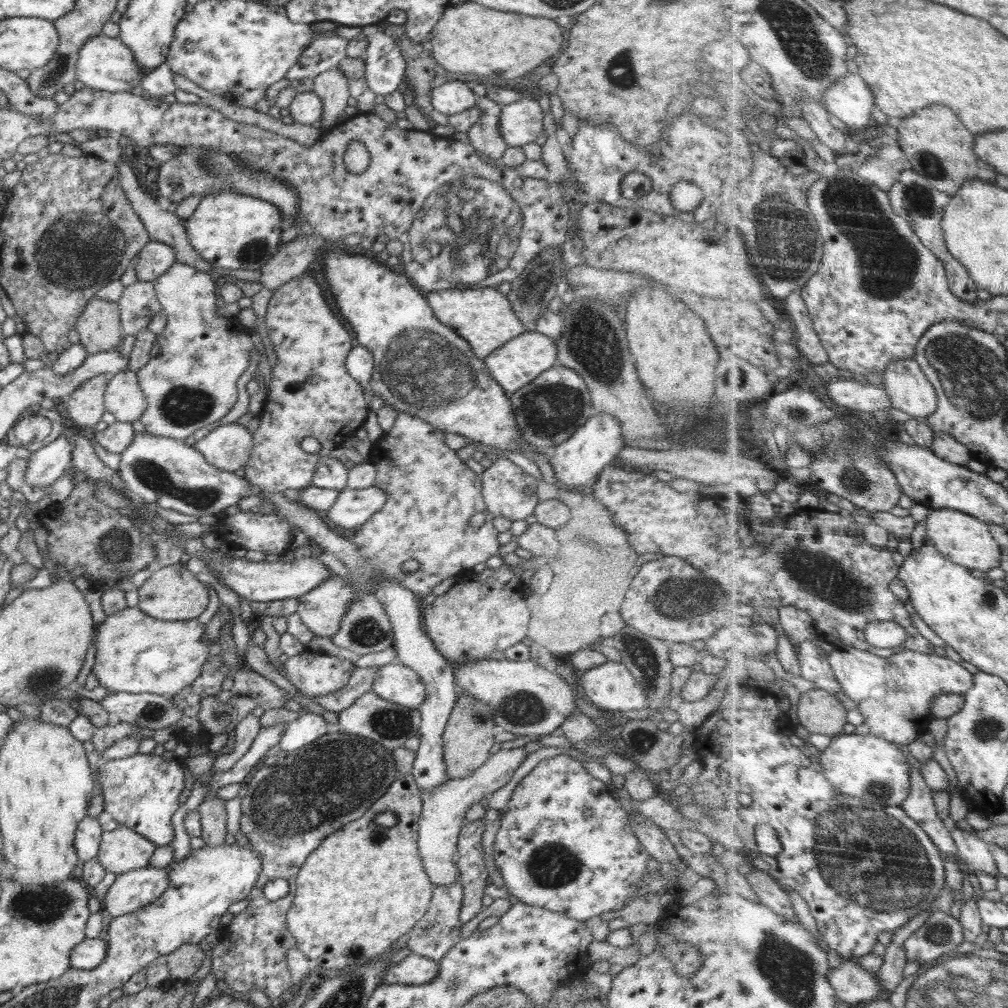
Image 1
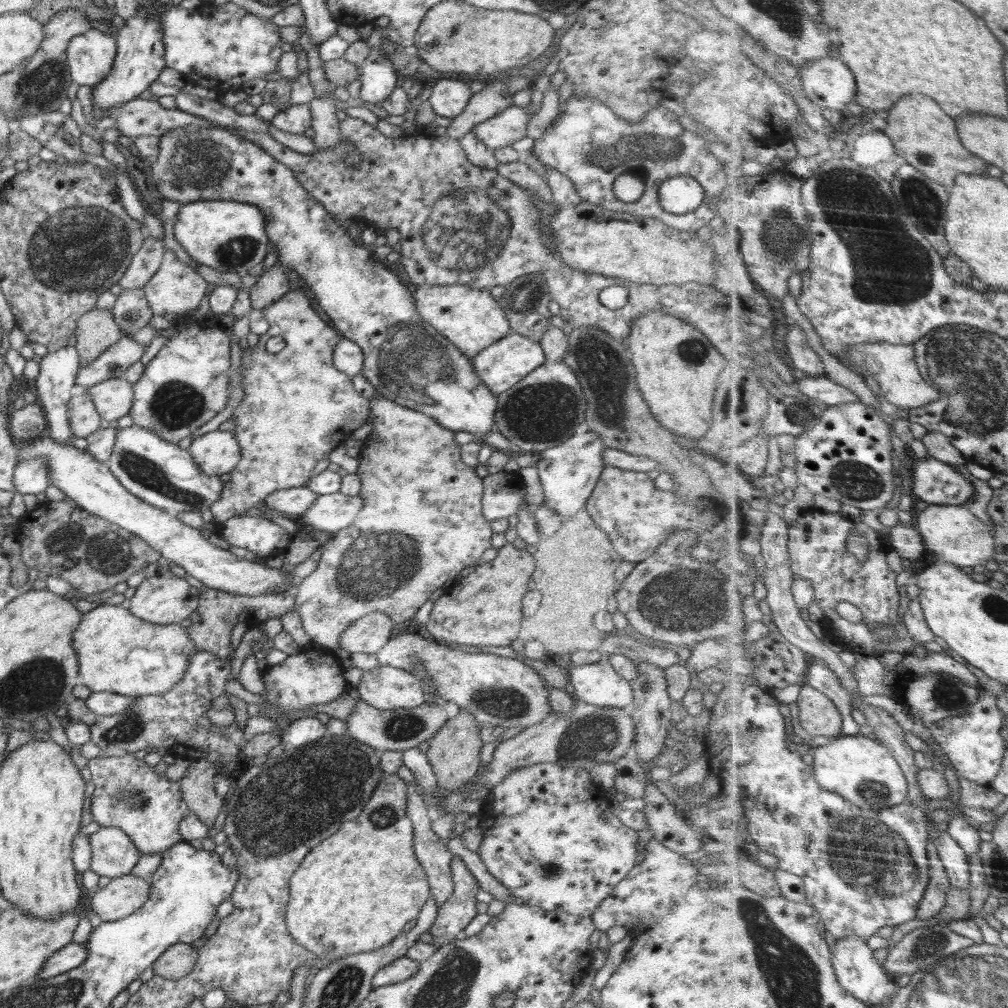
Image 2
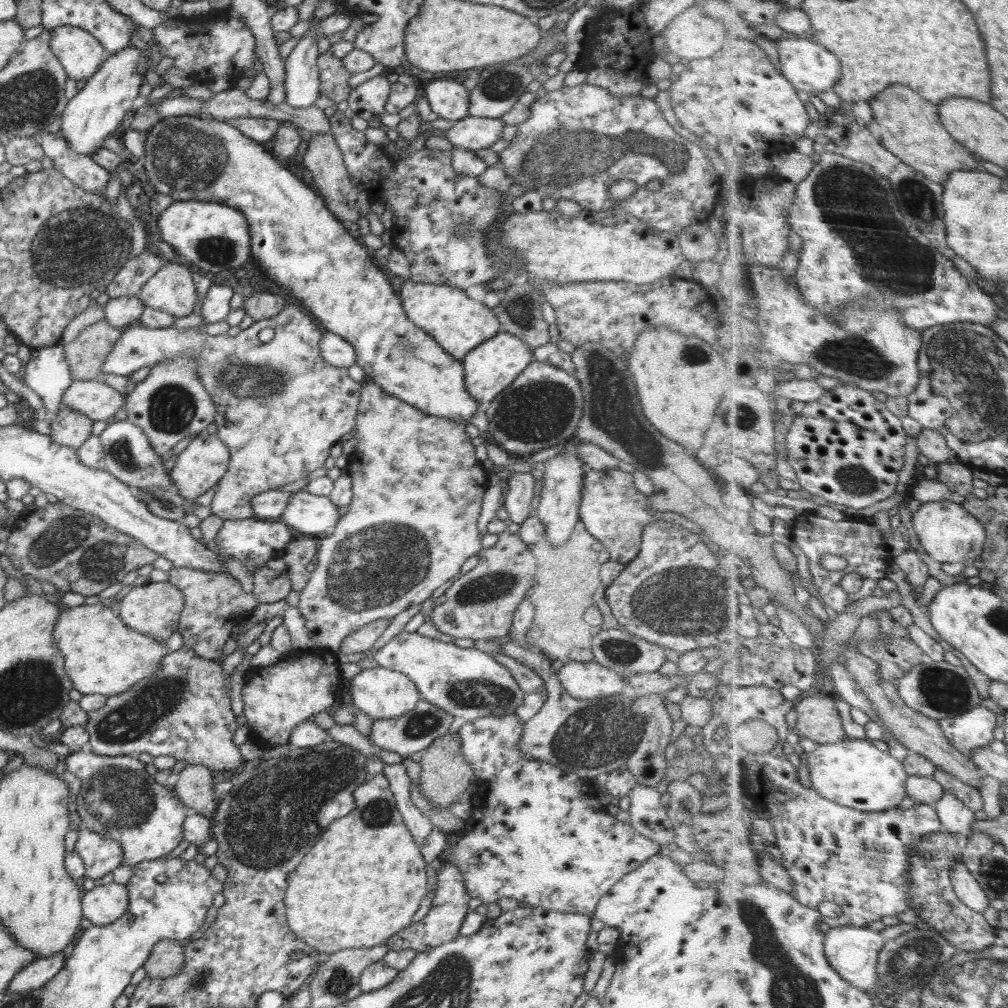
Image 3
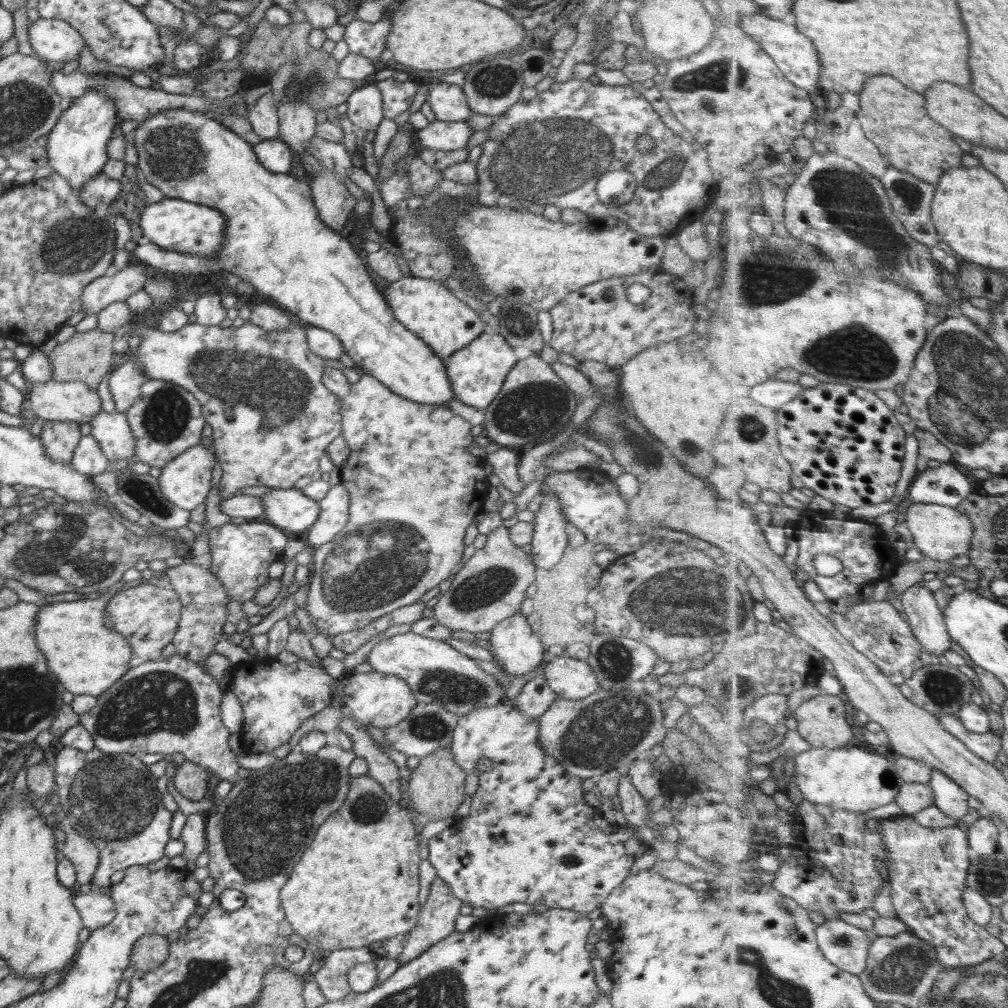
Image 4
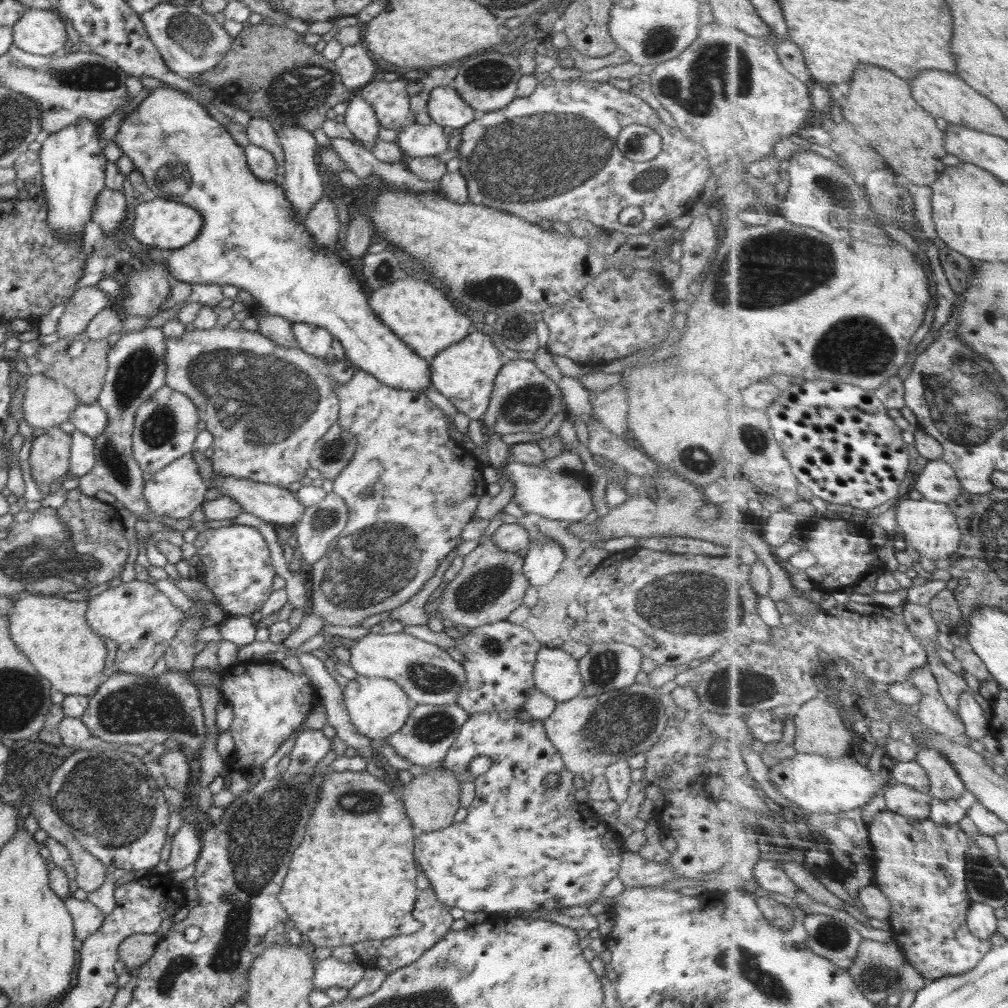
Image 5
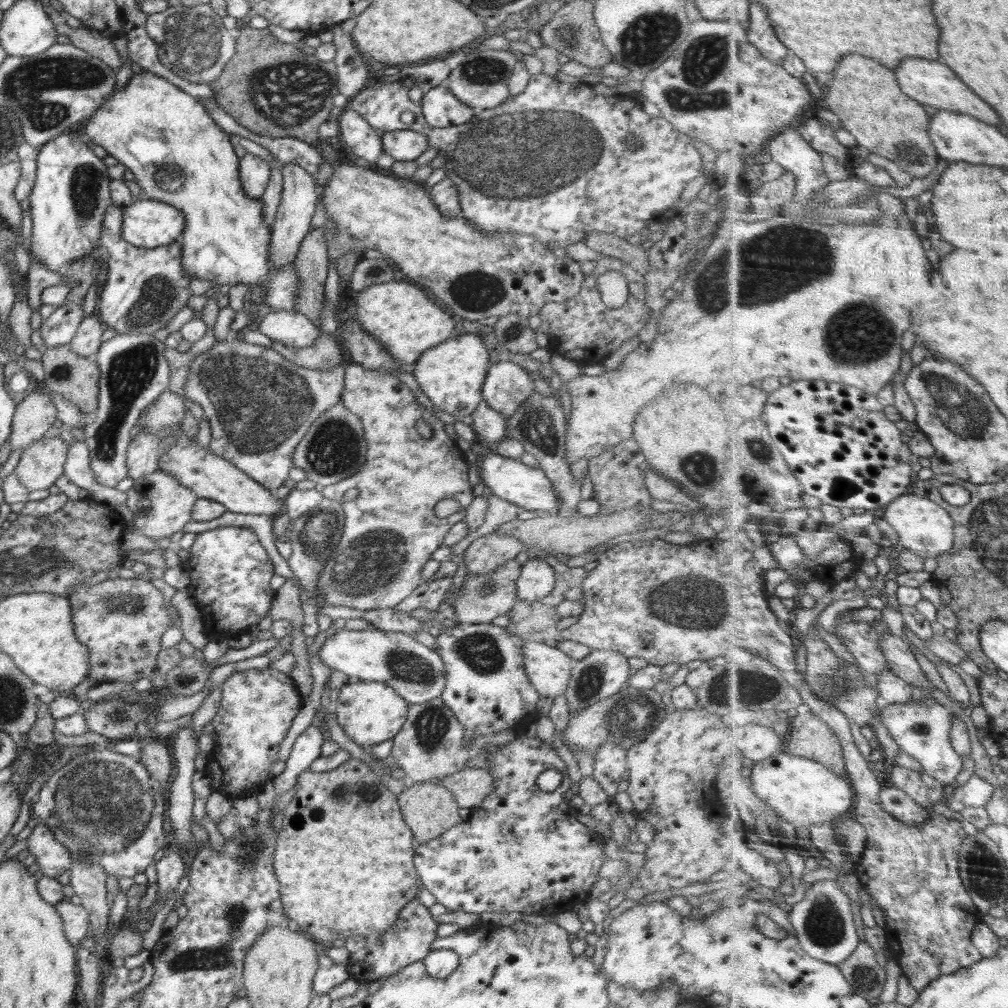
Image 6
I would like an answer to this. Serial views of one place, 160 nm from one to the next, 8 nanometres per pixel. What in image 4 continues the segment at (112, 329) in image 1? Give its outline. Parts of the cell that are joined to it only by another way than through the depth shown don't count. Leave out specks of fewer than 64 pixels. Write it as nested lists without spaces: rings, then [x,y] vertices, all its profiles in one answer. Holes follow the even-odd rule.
[[[99,328],[86,332],[76,332],[66,342],[59,344],[48,354],[52,361],[53,380],[58,382],[82,381],[97,390],[104,375],[109,374],[118,361],[114,353],[114,333]]]

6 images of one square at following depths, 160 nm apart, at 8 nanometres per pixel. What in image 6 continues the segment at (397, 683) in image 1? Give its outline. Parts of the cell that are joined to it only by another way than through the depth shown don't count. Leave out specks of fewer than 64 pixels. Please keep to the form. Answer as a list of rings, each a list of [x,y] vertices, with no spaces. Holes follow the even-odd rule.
[[[359,680],[356,683],[348,682],[340,688],[338,700],[332,706],[332,710],[336,714],[338,725],[344,729],[352,742],[368,749],[372,745],[394,739],[406,722],[408,706],[404,698],[391,686],[383,682]]]

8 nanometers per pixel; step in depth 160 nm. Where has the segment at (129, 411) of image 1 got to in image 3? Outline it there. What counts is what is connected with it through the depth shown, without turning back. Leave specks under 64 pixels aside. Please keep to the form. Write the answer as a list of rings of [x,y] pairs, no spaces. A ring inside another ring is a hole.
[[[102,379],[77,380],[64,391],[61,404],[76,409],[90,420],[106,421],[120,410],[124,399]]]

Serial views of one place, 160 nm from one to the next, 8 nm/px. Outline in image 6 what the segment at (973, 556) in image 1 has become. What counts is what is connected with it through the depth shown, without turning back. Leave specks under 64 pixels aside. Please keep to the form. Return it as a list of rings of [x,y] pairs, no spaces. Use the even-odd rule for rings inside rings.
[[[908,494],[888,505],[885,520],[897,531],[899,541],[905,548],[925,558],[948,554],[956,542],[957,522],[950,511],[938,505],[933,499]]]

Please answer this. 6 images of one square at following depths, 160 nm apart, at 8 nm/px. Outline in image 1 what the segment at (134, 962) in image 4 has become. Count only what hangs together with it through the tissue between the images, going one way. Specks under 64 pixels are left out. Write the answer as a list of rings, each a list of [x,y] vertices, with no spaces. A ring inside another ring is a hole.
[[[180,945],[174,952],[164,956],[170,969],[171,979],[191,980],[199,970],[206,953],[198,945]]]

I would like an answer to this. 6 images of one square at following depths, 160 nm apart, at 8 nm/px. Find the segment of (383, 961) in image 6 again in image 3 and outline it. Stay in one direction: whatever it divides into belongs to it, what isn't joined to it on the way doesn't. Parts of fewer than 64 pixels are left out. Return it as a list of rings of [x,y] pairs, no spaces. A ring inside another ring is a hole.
[[[443,864],[443,867],[437,872],[435,895],[428,913],[422,920],[411,923],[384,943],[390,950],[410,949],[419,953],[454,940],[460,935],[460,926],[464,922],[465,916],[470,912],[468,909],[470,899],[471,896],[466,890],[460,870],[452,864]]]

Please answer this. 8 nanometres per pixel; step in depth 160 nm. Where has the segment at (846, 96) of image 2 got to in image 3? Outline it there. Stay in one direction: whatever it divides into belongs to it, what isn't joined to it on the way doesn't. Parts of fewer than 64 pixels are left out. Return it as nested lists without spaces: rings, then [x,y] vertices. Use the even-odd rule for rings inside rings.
[[[797,35],[776,42],[783,74],[794,83],[794,86],[797,86],[798,90],[815,95],[834,88],[840,82],[843,73],[841,58],[810,36]]]

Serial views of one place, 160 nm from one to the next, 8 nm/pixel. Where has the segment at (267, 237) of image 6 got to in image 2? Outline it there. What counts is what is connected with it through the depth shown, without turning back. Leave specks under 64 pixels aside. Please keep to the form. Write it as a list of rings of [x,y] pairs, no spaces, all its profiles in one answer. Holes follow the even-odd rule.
[[[178,127],[159,137],[159,153],[151,166],[157,191],[164,199],[181,204],[226,199],[257,206],[266,219],[270,250],[275,248],[278,253],[277,264],[290,273],[296,272],[299,282],[306,283],[318,308],[332,320],[337,332],[359,346],[364,354],[361,374],[375,388],[376,395],[424,413],[448,430],[465,430],[477,439],[486,438],[495,424],[497,395],[492,394],[475,373],[471,360],[418,314],[414,294],[407,289],[403,276],[391,272],[384,261],[373,258],[367,246],[356,246],[347,230],[332,220],[324,206],[310,196],[287,166],[228,129]]]

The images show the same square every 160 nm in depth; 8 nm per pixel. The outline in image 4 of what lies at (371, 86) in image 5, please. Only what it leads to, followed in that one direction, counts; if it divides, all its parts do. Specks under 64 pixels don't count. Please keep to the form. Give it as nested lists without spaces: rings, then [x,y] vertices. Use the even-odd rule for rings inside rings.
[[[392,77],[386,80],[373,80],[370,78],[364,82],[359,82],[362,86],[368,82],[373,82],[382,95],[383,115],[384,118],[393,119],[406,112],[412,104],[416,90],[418,90],[419,82],[416,79],[410,79],[399,82]]]

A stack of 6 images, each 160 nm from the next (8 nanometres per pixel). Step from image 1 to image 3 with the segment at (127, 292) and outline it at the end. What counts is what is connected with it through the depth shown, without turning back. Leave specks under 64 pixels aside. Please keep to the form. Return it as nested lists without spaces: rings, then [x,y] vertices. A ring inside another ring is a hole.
[[[137,297],[110,299],[104,305],[105,319],[116,328],[125,329],[139,324],[145,304]]]

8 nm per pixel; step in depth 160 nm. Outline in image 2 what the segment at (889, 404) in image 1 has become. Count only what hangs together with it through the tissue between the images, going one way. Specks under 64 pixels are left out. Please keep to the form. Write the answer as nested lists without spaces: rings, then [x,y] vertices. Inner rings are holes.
[[[827,376],[802,379],[796,387],[800,395],[816,398],[828,406],[860,401],[856,392],[830,380]]]

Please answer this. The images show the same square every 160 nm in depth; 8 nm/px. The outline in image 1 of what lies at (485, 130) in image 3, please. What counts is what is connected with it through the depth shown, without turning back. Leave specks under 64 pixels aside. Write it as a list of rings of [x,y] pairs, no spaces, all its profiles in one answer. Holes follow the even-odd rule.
[[[527,95],[518,102],[503,105],[499,131],[509,146],[534,143],[536,137],[544,132],[543,111],[538,100]]]

